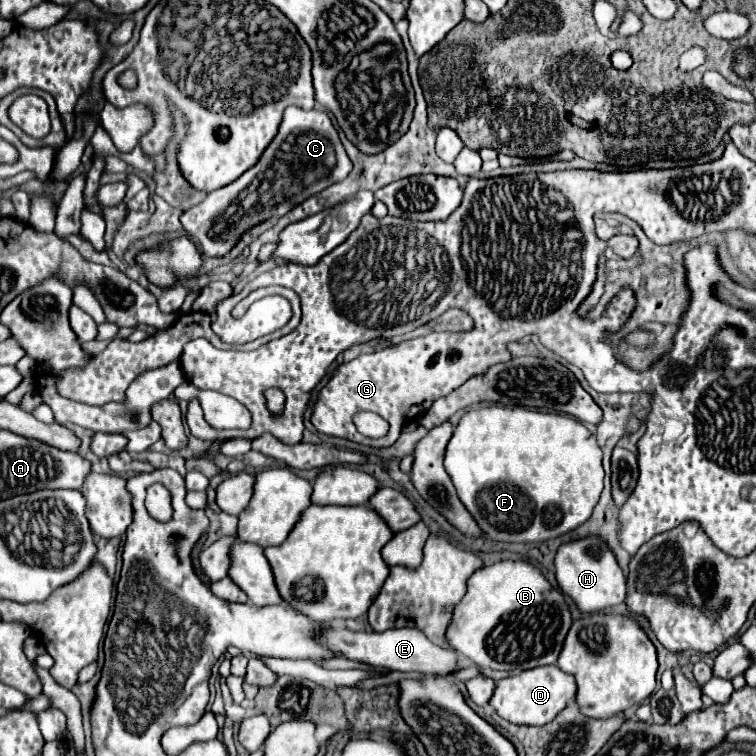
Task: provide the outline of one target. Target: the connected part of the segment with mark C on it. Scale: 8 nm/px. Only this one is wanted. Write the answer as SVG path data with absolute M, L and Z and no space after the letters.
M288 106L282 126L264 150L260 162L244 172L236 182L210 192L198 206L182 212L180 222L188 236L202 246L202 252L212 258L226 256L242 238L242 234L270 218L286 216L296 204L316 196L324 188L340 182L353 168L338 132L322 110L302 110Z

